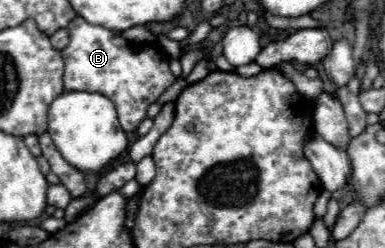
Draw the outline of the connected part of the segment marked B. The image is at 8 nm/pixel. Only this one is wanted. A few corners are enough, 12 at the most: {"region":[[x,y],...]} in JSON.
{"region":[[81,16],[67,24],[65,90],[107,96],[135,132],[175,82],[153,44]]}

